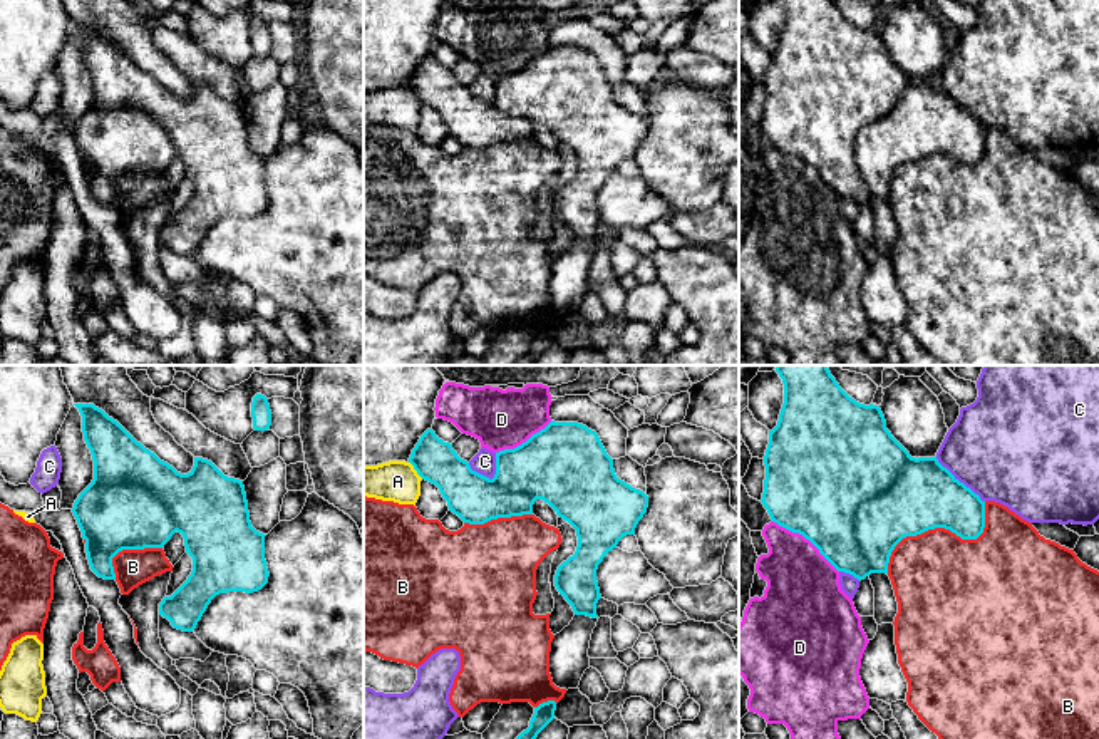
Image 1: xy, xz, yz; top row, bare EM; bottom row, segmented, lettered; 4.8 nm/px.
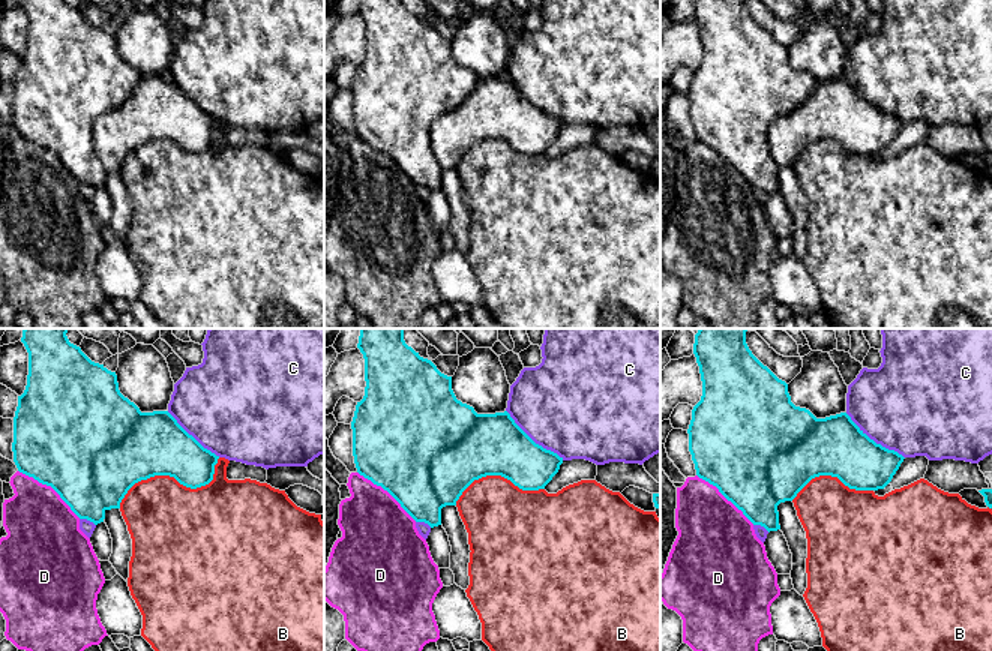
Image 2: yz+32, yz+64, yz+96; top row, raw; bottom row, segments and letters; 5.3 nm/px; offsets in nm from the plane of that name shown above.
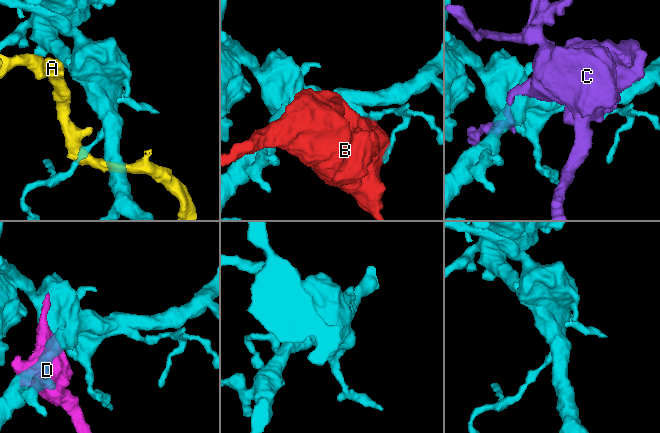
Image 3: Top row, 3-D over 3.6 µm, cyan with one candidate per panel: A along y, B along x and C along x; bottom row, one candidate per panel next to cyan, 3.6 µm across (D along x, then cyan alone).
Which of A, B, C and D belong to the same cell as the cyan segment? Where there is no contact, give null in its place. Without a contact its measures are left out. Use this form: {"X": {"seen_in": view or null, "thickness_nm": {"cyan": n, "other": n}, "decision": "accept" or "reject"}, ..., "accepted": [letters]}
{"A": {"seen_in": "xz", "thickness_nm": {"cyan": 200, "other": 200}, "decision": "reject"}, "B": {"seen_in": "yz", "thickness_nm": {"cyan": 400, "other": 440}, "decision": "reject"}, "C": {"seen_in": "yz", "thickness_nm": {"cyan": 380, "other": 480}, "decision": "reject"}, "D": {"seen_in": "yz", "thickness_nm": {"cyan": 500, "other": 360}, "decision": "reject"}, "accepted": []}

